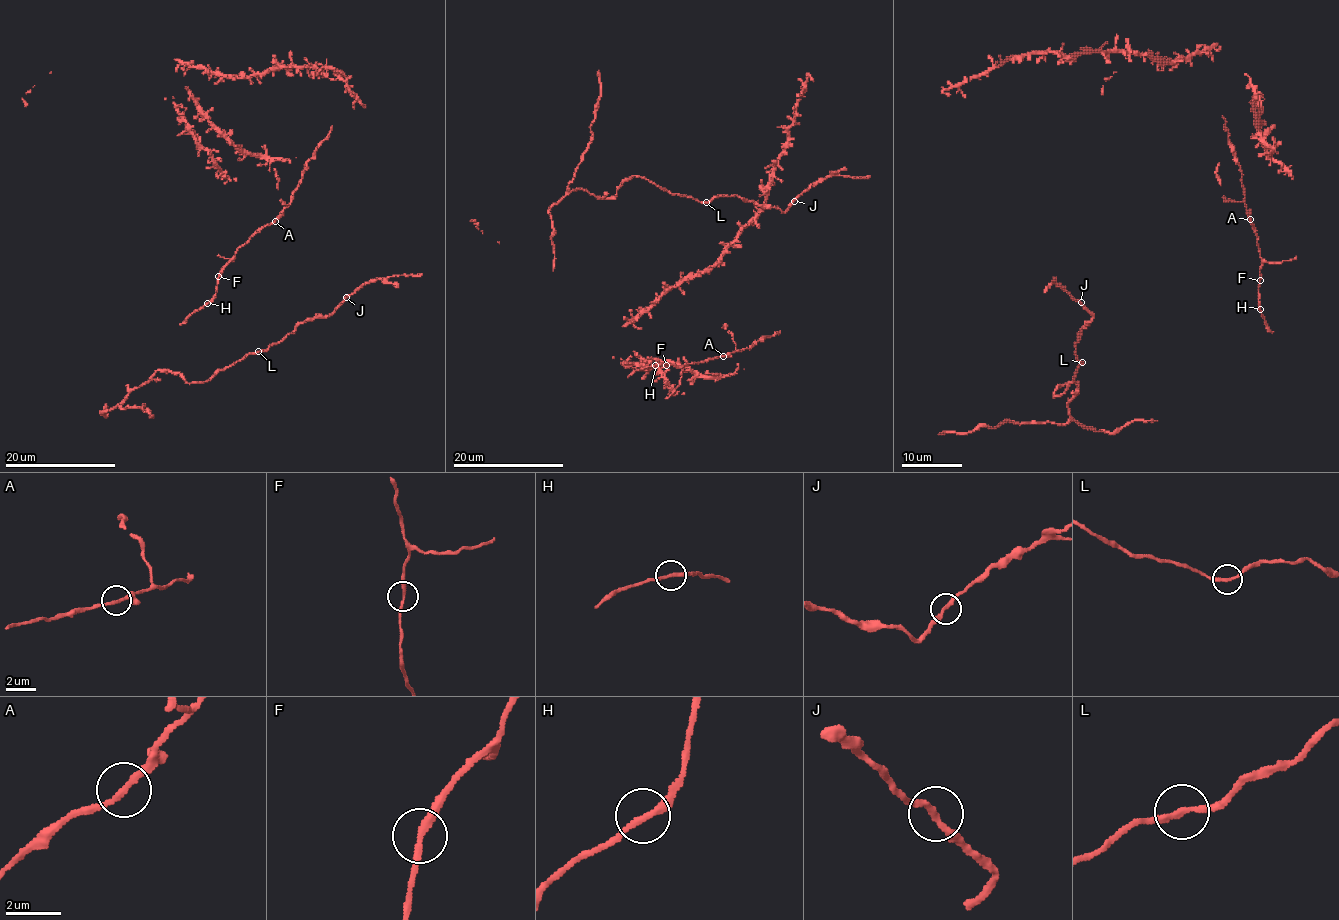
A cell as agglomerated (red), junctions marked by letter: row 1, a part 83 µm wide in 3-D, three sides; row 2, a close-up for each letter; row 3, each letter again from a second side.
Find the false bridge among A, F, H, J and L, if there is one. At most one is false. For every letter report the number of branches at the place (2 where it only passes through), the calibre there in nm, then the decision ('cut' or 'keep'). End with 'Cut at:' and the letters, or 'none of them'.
A: 2 branches meet; 200 nm thick; keep
F: 2 branches meet; 220 nm thick; keep
H: 2 branches meet; 220 nm thick; keep
J: 2 branches meet; 240 nm thick; keep
L: 2 branches meet; 200 nm thick; keep
Cut at: none of them

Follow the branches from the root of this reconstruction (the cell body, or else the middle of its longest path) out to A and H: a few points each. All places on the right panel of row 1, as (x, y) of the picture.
A: (1260, 280), (1263, 259), (1257, 233), (1249, 220)
H: (1260, 280), (1260, 309)

